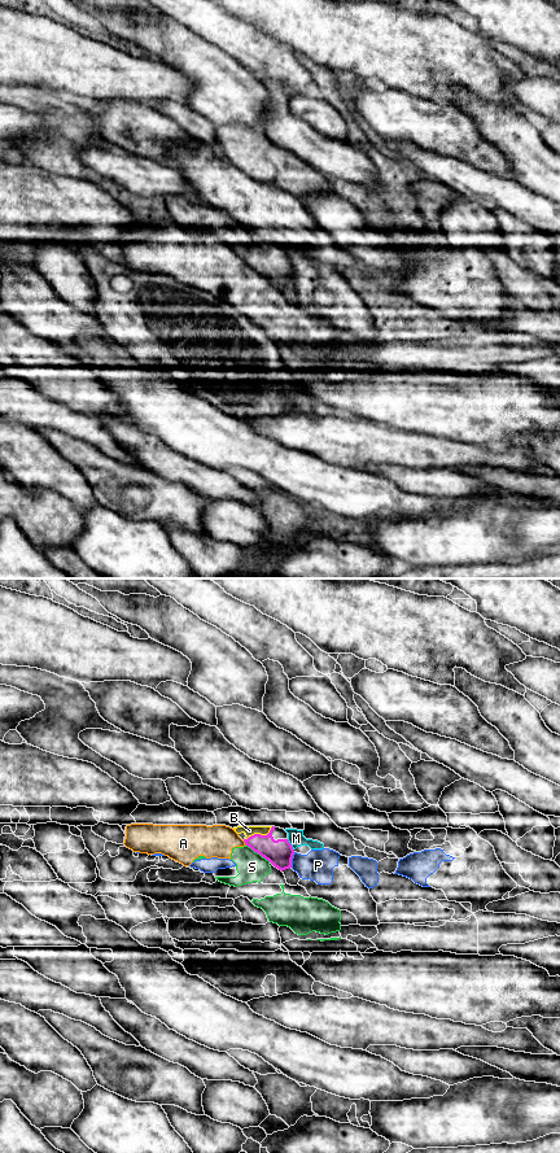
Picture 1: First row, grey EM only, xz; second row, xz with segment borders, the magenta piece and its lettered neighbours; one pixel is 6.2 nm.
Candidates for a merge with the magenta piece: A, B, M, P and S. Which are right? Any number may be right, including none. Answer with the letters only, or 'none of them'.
B

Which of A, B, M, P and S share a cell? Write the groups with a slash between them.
A S / B / M / P

